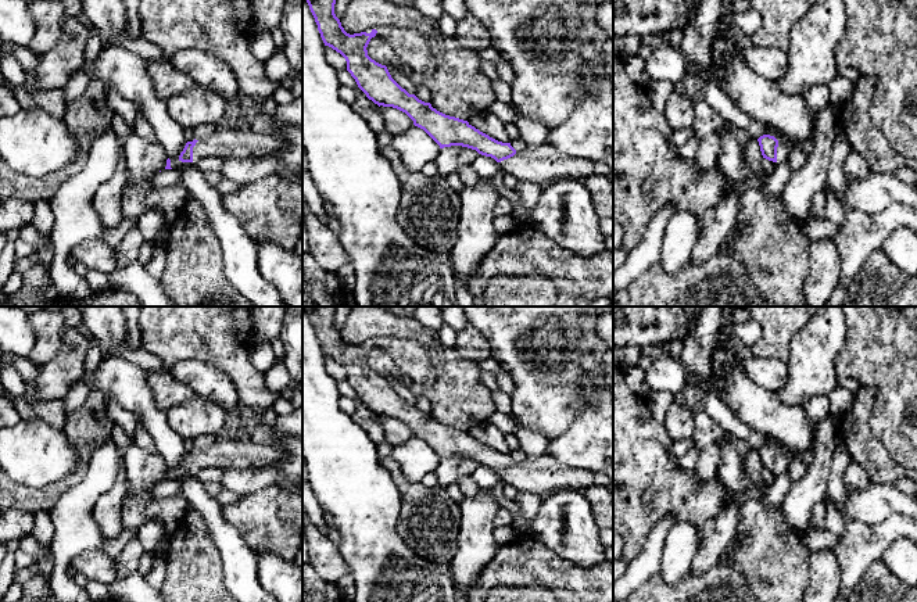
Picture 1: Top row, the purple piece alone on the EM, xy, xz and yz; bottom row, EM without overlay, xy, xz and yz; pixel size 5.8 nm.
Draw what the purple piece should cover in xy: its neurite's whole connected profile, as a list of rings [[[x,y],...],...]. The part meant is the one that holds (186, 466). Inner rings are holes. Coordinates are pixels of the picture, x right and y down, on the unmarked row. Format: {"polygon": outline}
{"polygon": [[[218,438],[207,449],[187,452],[179,466],[182,473],[196,473],[203,467],[258,469],[264,463],[277,461],[277,452],[271,444]]]}

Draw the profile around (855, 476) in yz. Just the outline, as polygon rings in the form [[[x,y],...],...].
[[[852,461],[845,473],[843,480],[846,484],[855,488],[864,488],[867,487],[873,480],[867,476],[867,473],[863,470],[863,467]]]

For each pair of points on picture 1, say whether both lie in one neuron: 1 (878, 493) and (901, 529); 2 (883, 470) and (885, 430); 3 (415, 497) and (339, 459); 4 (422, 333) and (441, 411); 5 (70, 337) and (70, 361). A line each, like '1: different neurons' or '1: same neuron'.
1: different neurons
2: different neurons
3: different neurons
4: same neuron
5: same neuron

